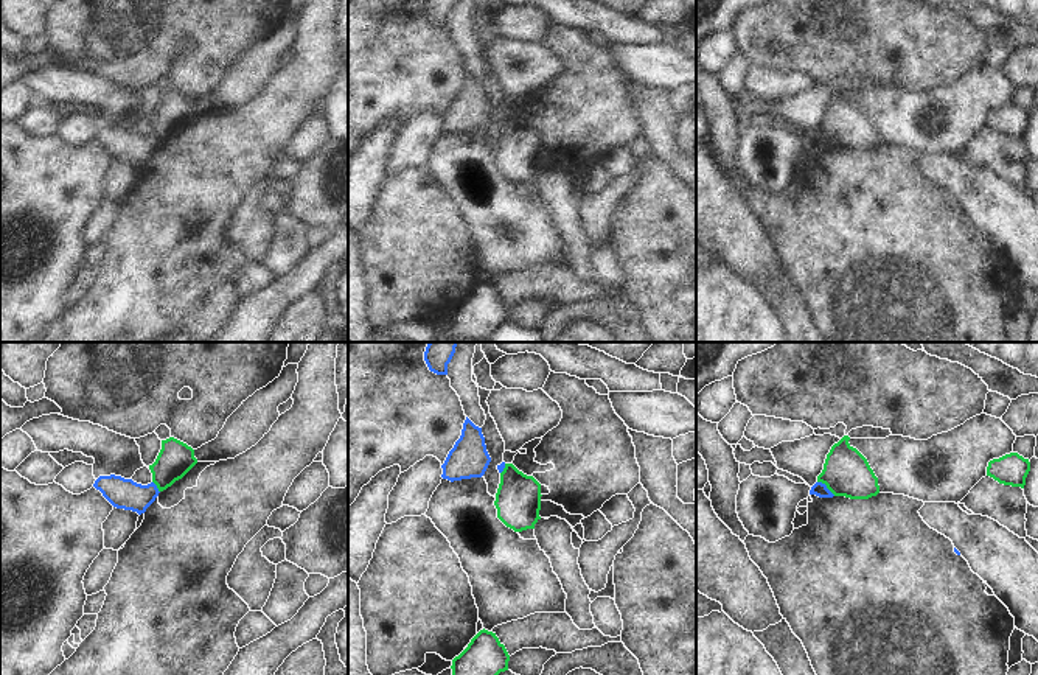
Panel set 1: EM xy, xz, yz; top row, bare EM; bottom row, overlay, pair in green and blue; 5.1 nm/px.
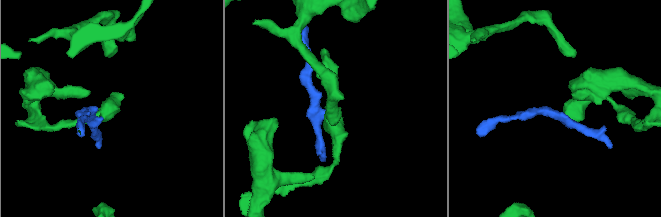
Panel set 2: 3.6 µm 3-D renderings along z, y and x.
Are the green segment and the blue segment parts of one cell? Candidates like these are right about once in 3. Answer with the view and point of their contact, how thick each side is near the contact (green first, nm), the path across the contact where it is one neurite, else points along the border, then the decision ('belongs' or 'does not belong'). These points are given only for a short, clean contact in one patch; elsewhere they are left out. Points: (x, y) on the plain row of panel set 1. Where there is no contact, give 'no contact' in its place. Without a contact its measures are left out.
meets green in yz at (827, 139); 240 nm thick on the green side, 70 nm on the other; border along yz (818, 132), (835, 146); does not belong

